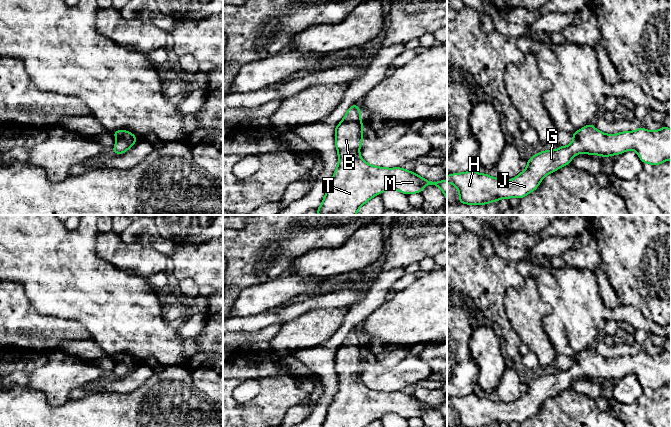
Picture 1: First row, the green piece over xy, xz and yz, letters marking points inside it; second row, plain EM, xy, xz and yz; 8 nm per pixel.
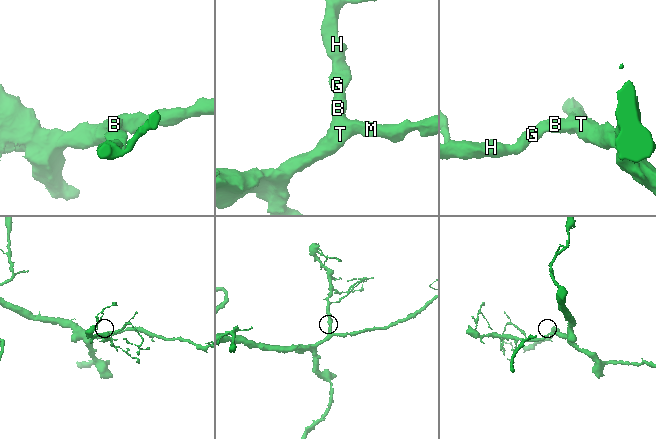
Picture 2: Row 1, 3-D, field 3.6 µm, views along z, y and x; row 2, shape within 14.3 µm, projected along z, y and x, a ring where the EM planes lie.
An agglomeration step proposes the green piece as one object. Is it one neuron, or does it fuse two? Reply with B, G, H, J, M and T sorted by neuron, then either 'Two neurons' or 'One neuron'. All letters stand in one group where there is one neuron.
Groups: B G H J M T. One neuron

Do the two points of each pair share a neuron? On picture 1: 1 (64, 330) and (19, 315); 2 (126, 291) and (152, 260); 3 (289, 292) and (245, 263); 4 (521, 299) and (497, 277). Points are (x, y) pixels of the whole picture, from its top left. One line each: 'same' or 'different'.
1: same
2: different
3: different
4: different

